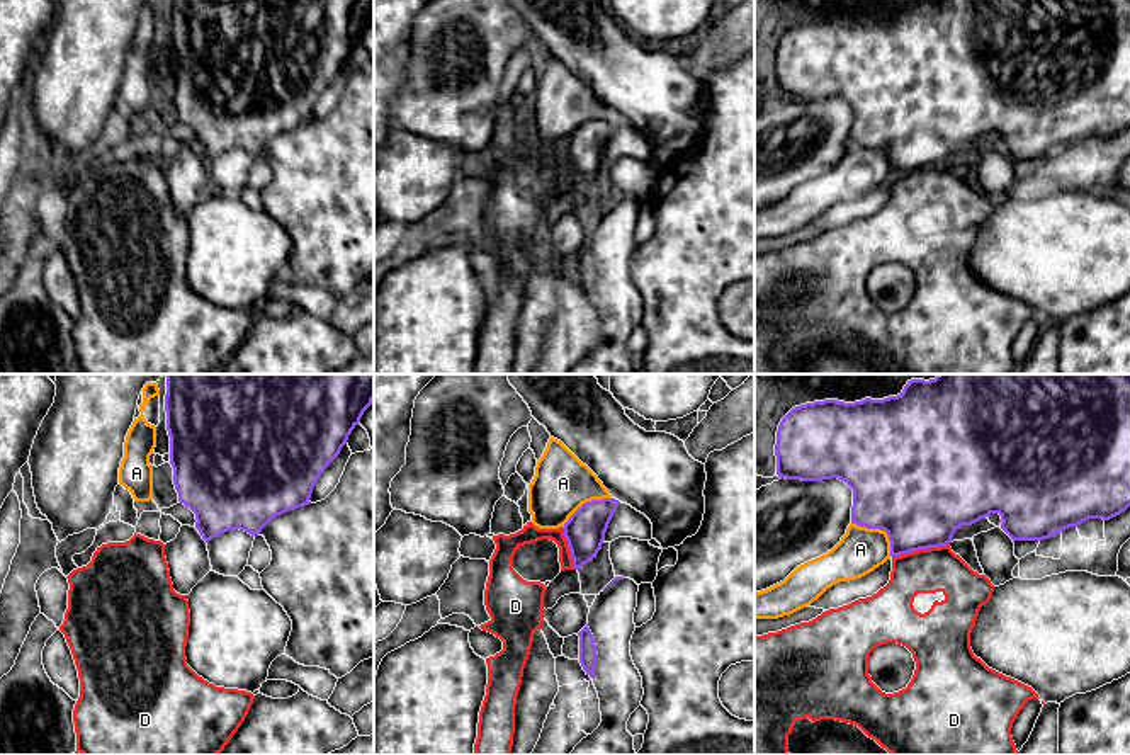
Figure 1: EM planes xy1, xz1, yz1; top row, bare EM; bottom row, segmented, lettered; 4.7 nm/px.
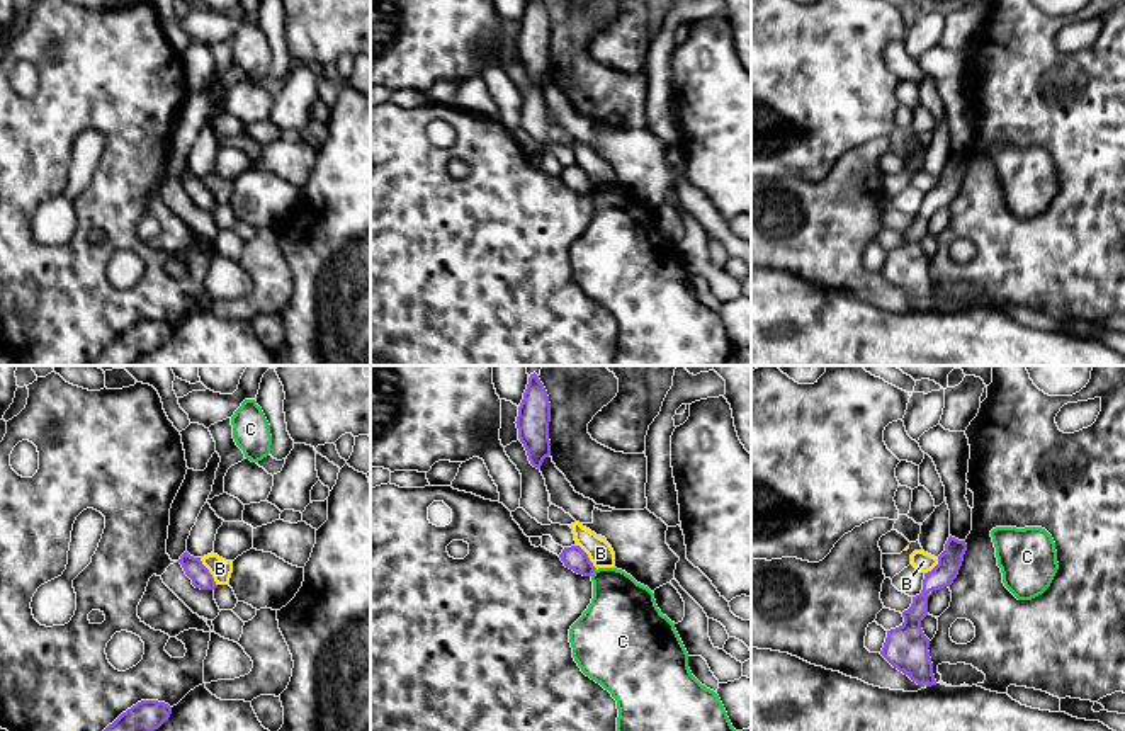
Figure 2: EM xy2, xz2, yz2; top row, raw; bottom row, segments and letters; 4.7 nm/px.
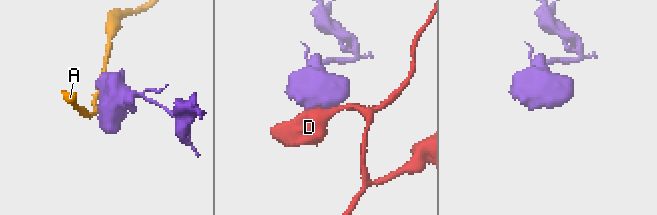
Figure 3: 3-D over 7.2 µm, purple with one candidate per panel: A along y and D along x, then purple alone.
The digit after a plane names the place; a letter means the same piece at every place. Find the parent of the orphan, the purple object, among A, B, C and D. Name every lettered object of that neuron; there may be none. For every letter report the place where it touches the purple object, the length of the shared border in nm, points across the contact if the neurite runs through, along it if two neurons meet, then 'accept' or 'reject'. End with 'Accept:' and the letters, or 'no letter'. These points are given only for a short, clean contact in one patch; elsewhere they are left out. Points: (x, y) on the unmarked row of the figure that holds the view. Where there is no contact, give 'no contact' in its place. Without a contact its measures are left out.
A: meets purple in yz1 at (881, 148); contact 260 nm long; reject
B: meets purple in xy2 at (208, 191); contact 160 nm long; border along xy2 (199, 177), (216, 204); reject
C: meets purple in xz2 at (593, 189); contact 50 nm long; border along xz2 (595, 187), (590, 194); reject
D: meets purple in yz1 at (920, 167); contact 280 nm long; border along yz1 (949, 162), (938, 167), (913, 169), (892, 177); reject
Accept: no letter

